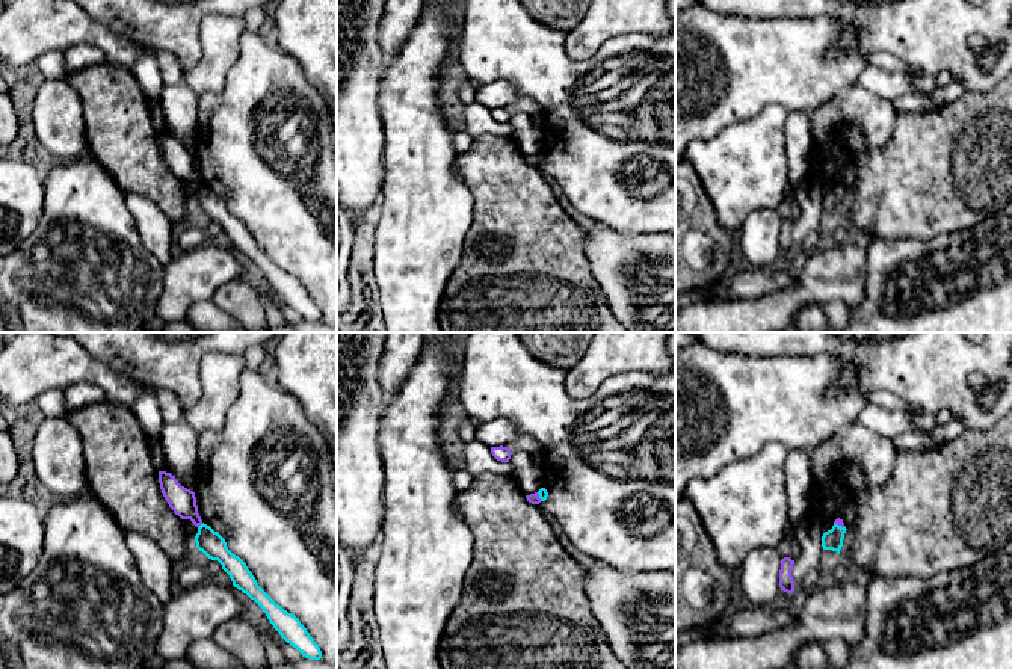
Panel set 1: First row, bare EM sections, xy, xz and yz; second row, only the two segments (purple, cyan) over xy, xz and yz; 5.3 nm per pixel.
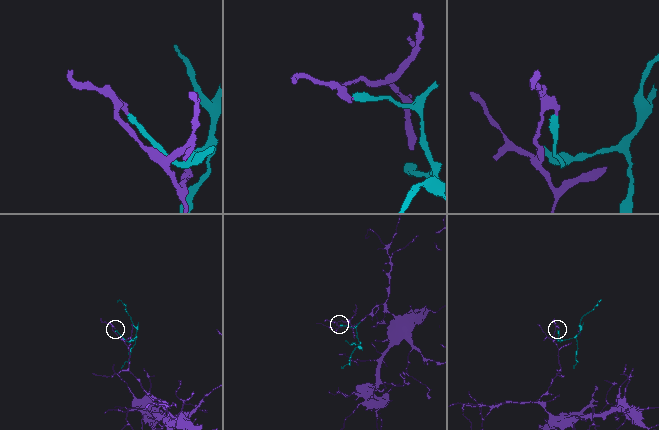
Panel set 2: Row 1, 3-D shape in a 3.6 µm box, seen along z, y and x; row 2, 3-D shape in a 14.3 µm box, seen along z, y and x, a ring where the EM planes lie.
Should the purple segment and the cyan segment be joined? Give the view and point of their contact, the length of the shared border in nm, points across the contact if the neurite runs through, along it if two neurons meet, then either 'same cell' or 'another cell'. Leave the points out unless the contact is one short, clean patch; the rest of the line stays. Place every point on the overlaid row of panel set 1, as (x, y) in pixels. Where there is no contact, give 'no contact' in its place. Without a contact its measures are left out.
contact xy (200, 524); length 40 nm; border xy (203, 523), (198, 527); another cell

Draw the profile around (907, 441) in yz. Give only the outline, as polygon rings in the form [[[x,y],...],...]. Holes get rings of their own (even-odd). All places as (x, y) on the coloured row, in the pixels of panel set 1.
[[[906,432],[891,439],[896,452],[926,450],[938,445],[941,441],[920,433]]]

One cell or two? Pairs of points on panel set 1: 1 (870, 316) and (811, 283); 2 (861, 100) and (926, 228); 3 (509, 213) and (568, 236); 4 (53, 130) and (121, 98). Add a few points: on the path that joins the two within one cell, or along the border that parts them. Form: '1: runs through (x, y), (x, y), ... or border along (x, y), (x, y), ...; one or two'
1: border along (867, 274), (864, 296), (851, 310); two
2: border along (896, 114), (891, 136), (867, 154); two
3: runs through (524, 228), (532, 236), (553, 236); one
4: border along (70, 83), (80, 101), (83, 138), (88, 147); two

